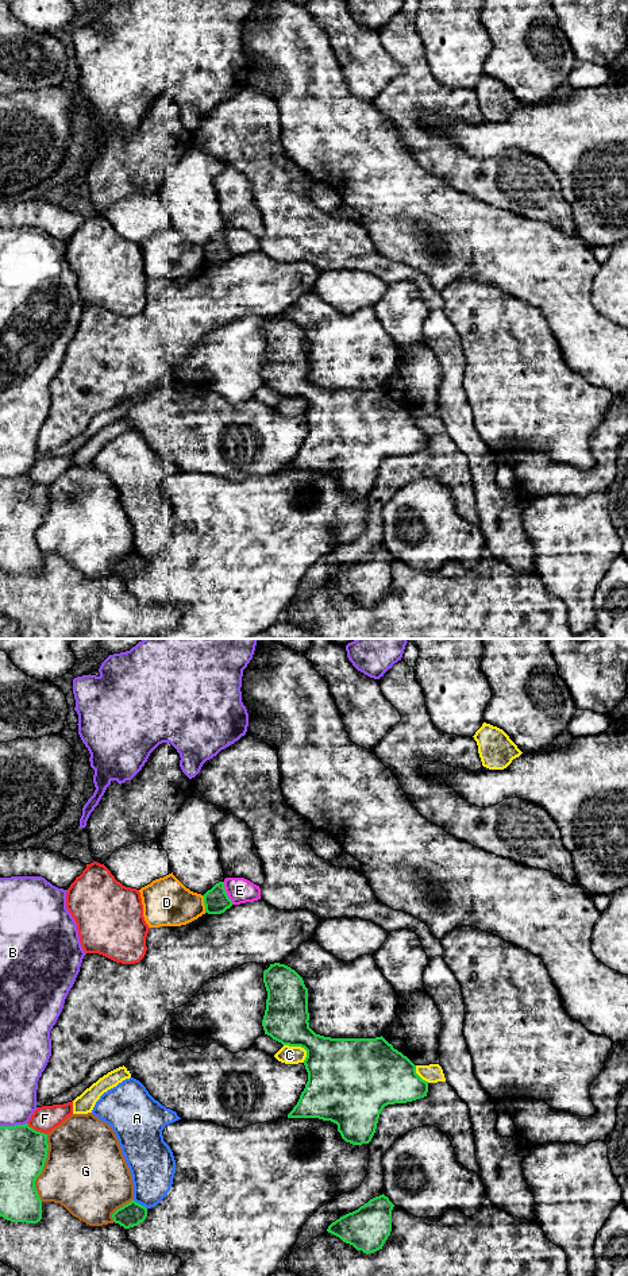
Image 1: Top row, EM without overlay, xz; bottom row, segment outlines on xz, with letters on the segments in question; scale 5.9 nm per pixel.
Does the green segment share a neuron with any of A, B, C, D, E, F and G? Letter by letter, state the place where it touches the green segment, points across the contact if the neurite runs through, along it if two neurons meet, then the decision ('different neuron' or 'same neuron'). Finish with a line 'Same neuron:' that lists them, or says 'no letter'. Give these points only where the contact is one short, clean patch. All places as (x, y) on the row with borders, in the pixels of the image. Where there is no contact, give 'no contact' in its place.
A: xz (141, 1205) | different neuron
B: xz (12, 1126) | different neuron
C: xz (300, 1045) | different neuron
D: xz (204, 904) | different neuron
E: xz (226, 893) | along xz (223, 882), (224, 891), (234, 904) | different neuron
F: xz (35, 1130) | different neuron
G: xz (42, 1168) | different neuron
Same neuron: no letter

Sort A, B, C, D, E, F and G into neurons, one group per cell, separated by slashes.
A / B / C / D / E / F / G

